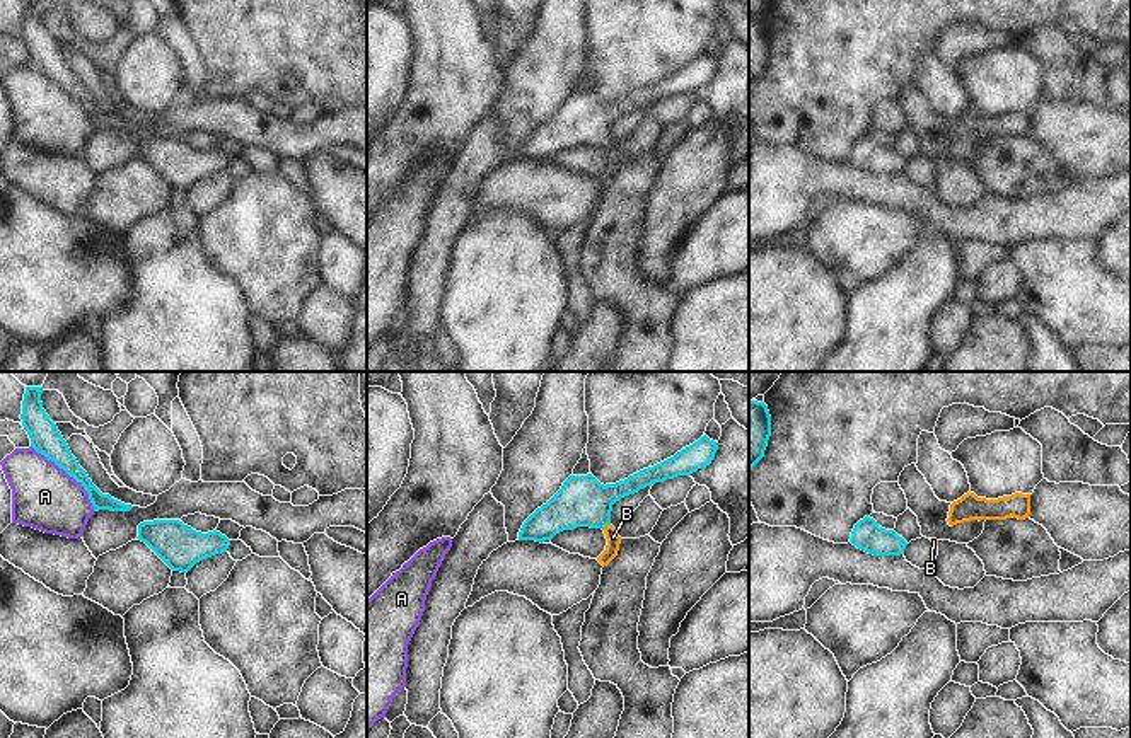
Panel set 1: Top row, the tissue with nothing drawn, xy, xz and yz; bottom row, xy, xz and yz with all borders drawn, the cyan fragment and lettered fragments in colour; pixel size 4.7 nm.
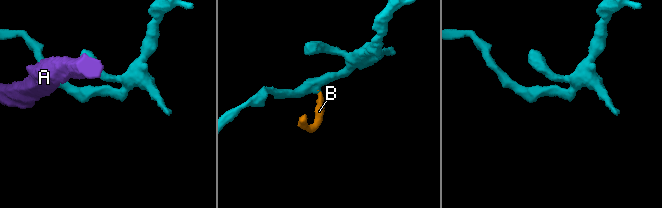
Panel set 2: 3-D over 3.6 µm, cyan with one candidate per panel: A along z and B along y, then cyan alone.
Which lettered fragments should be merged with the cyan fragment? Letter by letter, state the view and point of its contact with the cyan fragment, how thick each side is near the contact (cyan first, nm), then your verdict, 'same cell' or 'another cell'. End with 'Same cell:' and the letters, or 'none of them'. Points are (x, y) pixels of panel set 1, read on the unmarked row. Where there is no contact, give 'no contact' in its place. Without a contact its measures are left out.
A: xy (69, 92) | 140/300 nm | another cell
B: xz (606, 144) | 240/70 nm | same cell
Same cell: B

